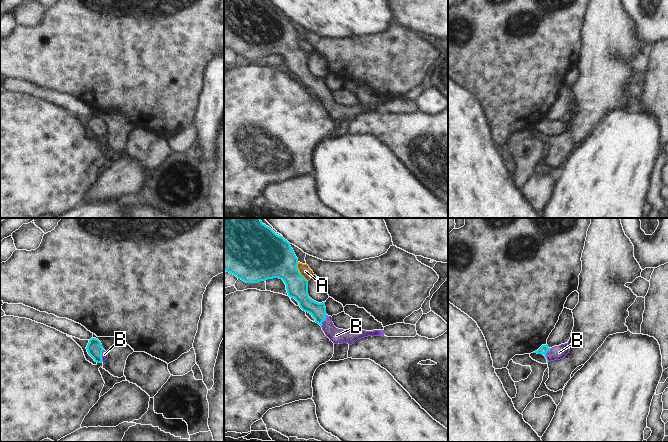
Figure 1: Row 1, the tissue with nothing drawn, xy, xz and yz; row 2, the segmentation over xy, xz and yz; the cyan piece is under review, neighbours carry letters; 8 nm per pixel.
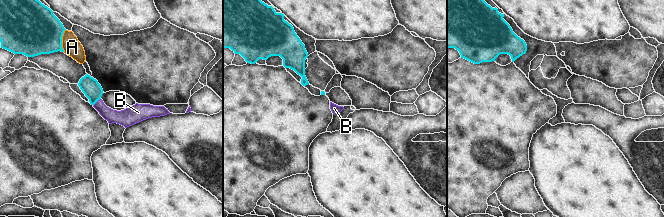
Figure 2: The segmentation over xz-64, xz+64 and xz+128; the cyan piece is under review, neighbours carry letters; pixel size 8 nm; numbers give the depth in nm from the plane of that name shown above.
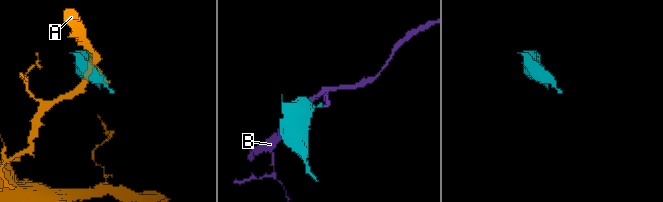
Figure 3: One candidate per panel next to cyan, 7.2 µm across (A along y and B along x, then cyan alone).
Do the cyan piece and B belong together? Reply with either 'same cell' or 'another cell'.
same cell

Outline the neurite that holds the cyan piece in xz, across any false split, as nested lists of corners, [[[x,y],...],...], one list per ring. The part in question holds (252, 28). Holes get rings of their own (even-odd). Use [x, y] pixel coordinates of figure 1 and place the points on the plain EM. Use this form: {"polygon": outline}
{"polygon": [[[224,0],[224,47],[235,51],[246,59],[258,59],[268,55],[282,55],[286,61],[288,72],[294,74],[300,84],[308,88],[318,99],[325,111],[334,120],[354,120],[358,115],[368,112],[384,112],[384,106],[365,107],[354,105],[346,107],[338,105],[332,93],[326,90],[325,78],[318,79],[308,71],[308,57],[300,50],[296,33],[290,19],[277,11],[265,0]]]}

